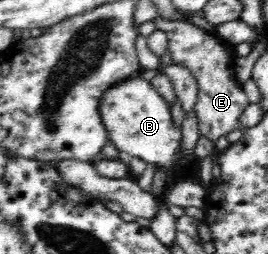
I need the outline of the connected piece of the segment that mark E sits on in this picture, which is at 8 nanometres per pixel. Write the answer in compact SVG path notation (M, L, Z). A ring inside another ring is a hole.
M185 19L166 21L166 36L170 38L170 56L174 64L185 66L198 83L195 110L200 137L215 143L220 137L235 130L243 130L240 116L251 102L243 87L238 86L234 77L234 60L238 57L235 45L216 33L210 33Z

